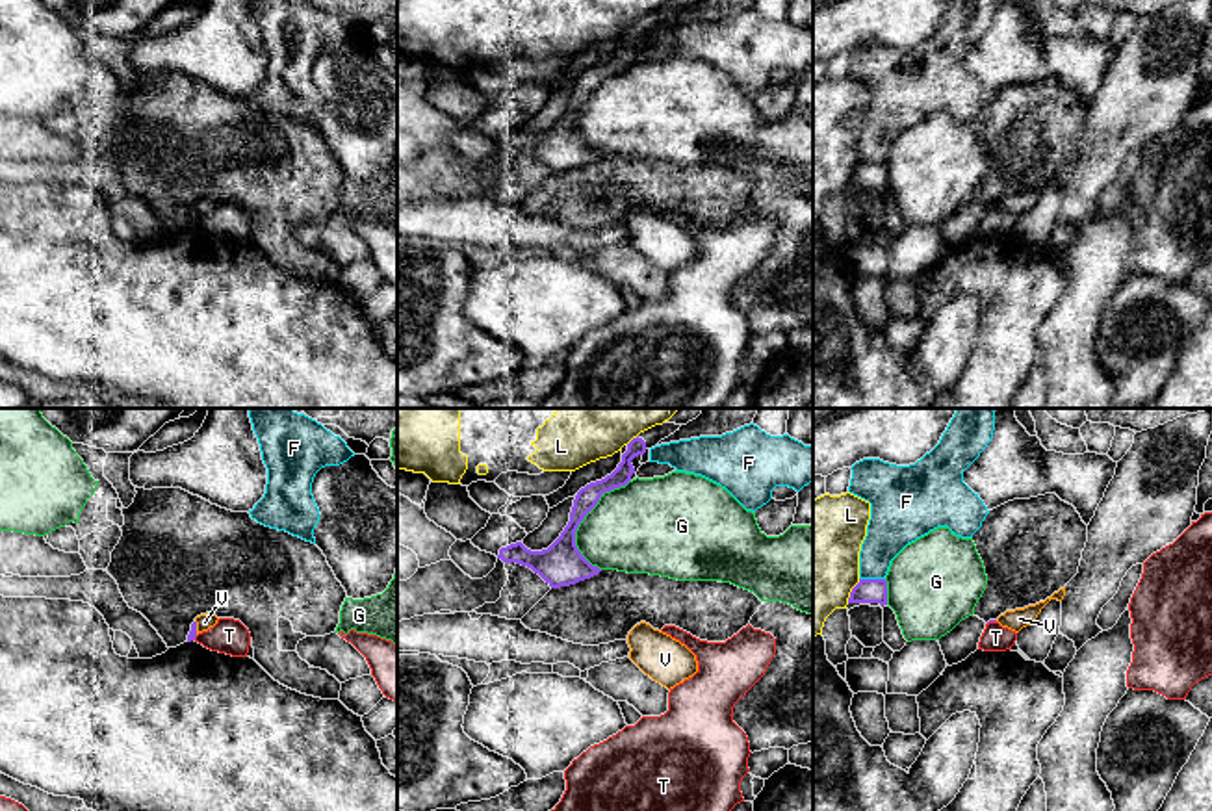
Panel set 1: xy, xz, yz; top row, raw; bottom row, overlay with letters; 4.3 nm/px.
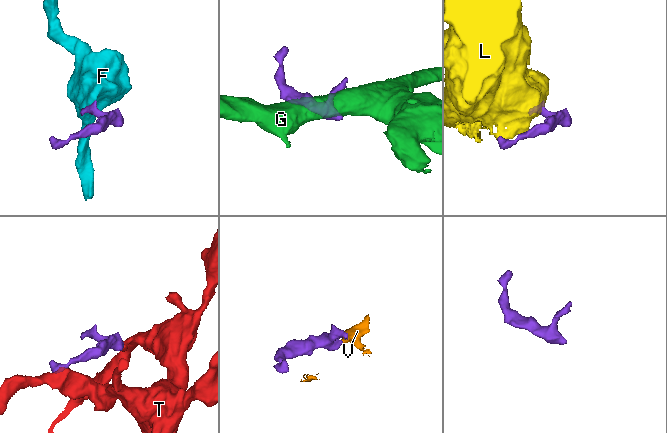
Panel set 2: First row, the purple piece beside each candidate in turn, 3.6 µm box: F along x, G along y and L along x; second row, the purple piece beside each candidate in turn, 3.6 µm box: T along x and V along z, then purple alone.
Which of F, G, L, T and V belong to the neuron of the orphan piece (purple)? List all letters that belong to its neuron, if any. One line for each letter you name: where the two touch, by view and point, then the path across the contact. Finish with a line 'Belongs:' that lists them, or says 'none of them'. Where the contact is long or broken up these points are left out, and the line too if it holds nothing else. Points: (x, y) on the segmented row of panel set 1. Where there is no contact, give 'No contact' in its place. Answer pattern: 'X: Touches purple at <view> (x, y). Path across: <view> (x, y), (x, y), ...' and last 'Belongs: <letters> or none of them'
V: Touches purple at xy (195, 628). Path across: xy (192, 635), (195, 628), (205, 622)
Belongs: V

